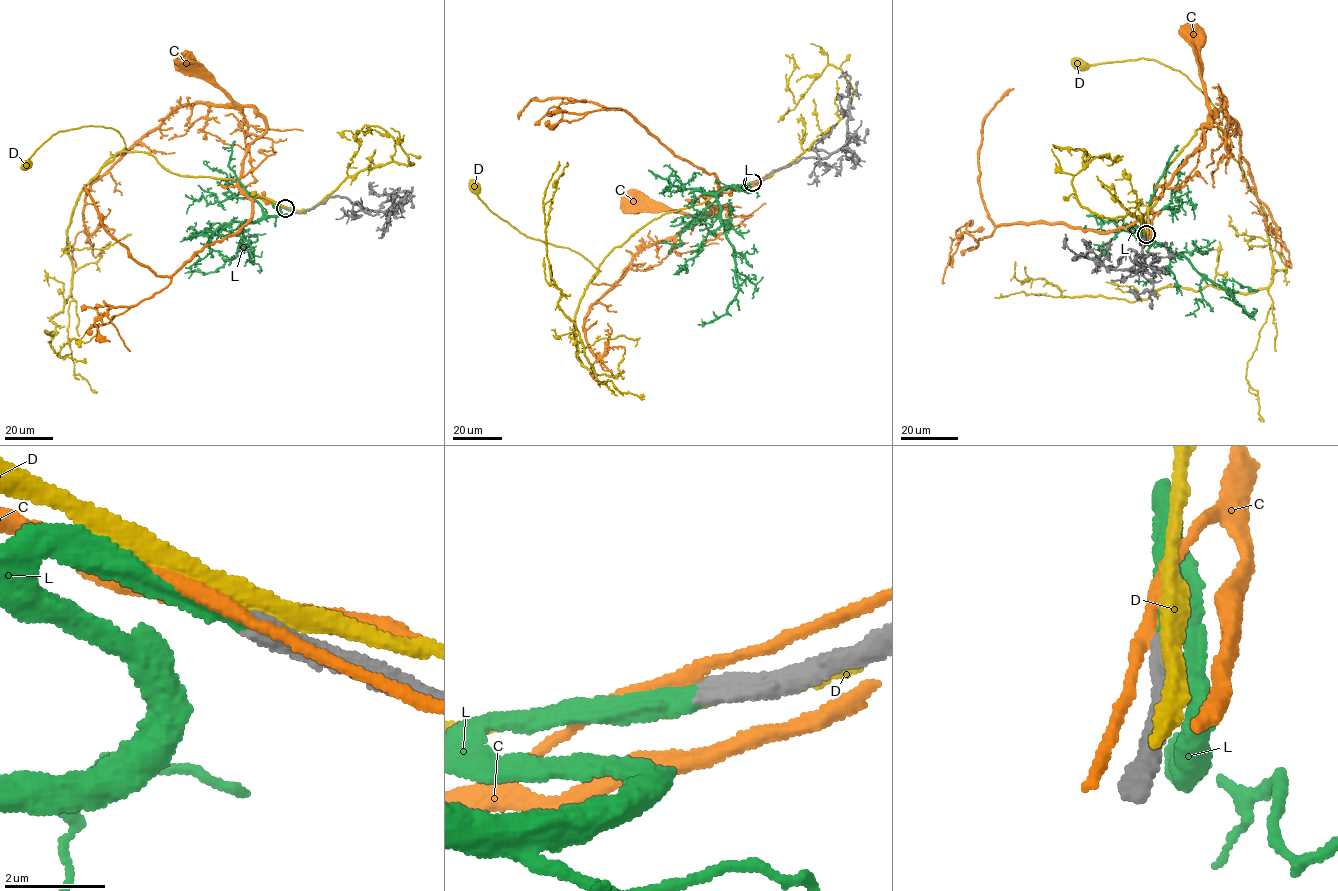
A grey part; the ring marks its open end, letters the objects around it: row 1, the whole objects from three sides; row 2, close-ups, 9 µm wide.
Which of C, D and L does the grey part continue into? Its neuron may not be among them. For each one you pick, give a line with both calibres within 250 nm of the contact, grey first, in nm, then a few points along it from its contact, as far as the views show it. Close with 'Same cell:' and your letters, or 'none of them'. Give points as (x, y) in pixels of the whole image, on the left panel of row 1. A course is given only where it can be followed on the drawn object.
L: 440/340 nm | via (284, 208), (275, 205), (278, 215), (244, 221), (244, 238), (236, 257), (213, 272), (193, 271), (189, 278)
Same cell: L

